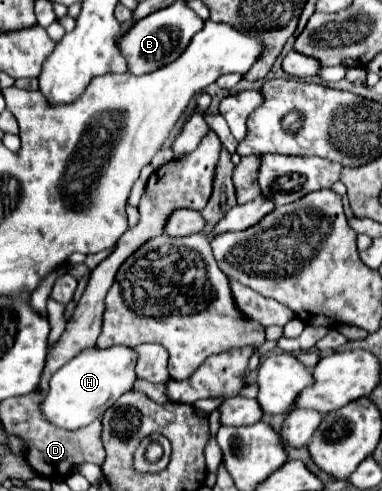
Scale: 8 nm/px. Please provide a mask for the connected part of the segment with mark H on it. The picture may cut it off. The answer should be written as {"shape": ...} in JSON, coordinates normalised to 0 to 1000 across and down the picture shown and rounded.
{"shape":[[[338,705],[217,713],[139,762],[128,802],[107,823],[113,843],[123,847],[123,855],[170,876],[196,876],[238,864],[238,855],[264,847],[285,827],[312,815],[312,807],[348,790],[359,774],[359,729],[359,717]]]}

